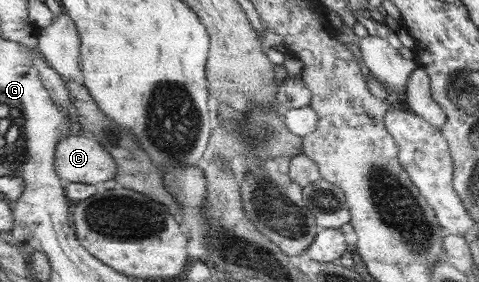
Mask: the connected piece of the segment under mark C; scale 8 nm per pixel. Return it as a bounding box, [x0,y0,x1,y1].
[56,135,119,186]

